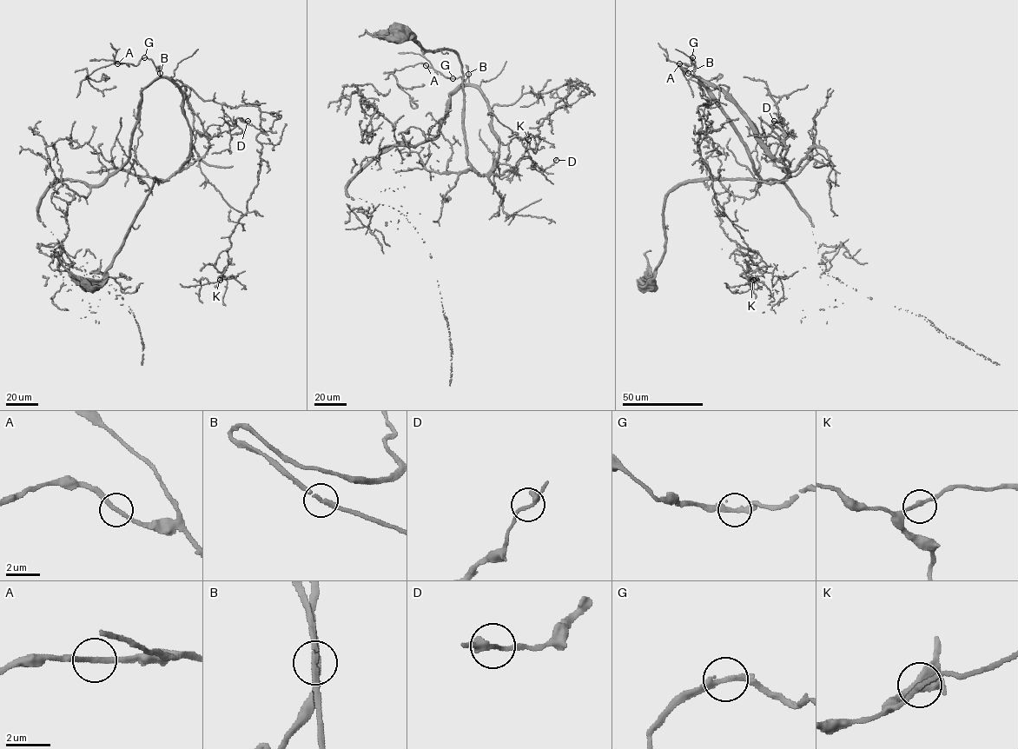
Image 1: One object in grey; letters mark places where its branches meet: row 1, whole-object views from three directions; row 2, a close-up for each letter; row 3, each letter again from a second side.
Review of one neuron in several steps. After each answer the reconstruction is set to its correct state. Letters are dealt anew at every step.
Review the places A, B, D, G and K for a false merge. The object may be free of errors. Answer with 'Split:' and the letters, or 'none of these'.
Split: none of these

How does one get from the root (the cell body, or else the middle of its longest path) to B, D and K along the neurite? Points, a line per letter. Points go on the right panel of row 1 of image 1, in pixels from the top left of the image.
B: (648, 286), (664, 251), (664, 202), (670, 192), (708, 179), (774, 182), (789, 175), (737, 106), (688, 73)
D: (648, 286), (664, 251), (670, 192), (708, 179), (788, 176), (783, 133), (770, 125), (783, 119), (774, 121)
K: (648, 286), (670, 192), (789, 175), (718, 84), (698, 106), (697, 153), (766, 264), (753, 280)

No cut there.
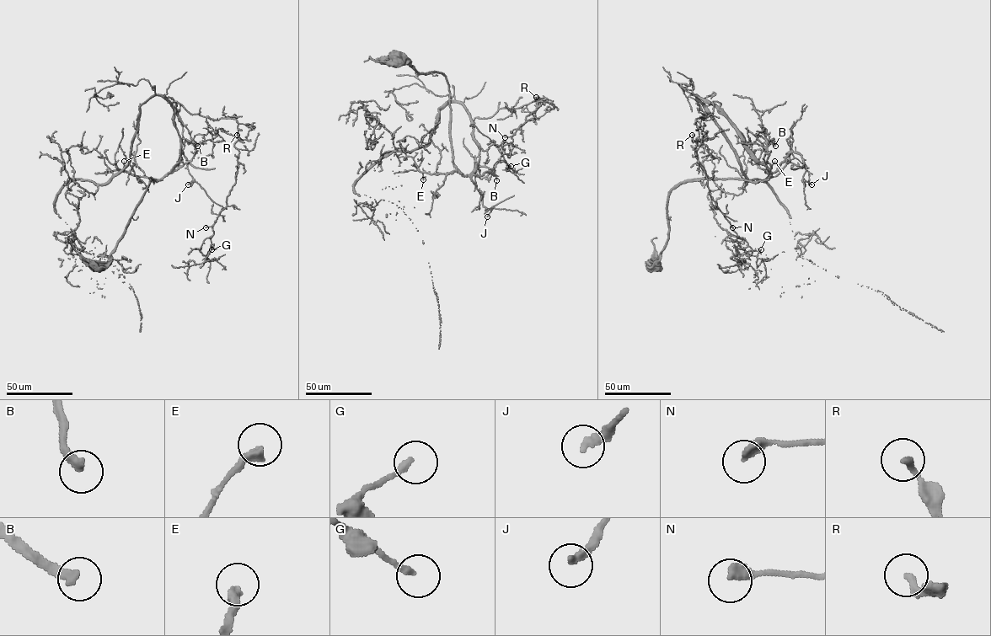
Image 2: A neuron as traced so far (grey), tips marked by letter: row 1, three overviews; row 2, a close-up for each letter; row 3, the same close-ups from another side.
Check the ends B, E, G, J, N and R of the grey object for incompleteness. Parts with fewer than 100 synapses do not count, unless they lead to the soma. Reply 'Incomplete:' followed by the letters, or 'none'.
Incomplete: B

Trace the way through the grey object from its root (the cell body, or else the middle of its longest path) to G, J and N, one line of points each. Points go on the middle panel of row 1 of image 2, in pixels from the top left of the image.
G: (397, 60), (446, 77), (452, 163), (465, 175), (479, 161), (474, 120), (538, 100), (498, 147), (511, 166)
J: (397, 60), (420, 72), (440, 72), (446, 77), (452, 163), (476, 185), (486, 211), (492, 208), (487, 216)
N: (397, 60), (446, 77), (452, 163), (463, 174), (479, 161), (470, 125), (476, 117), (538, 100), (505, 137)

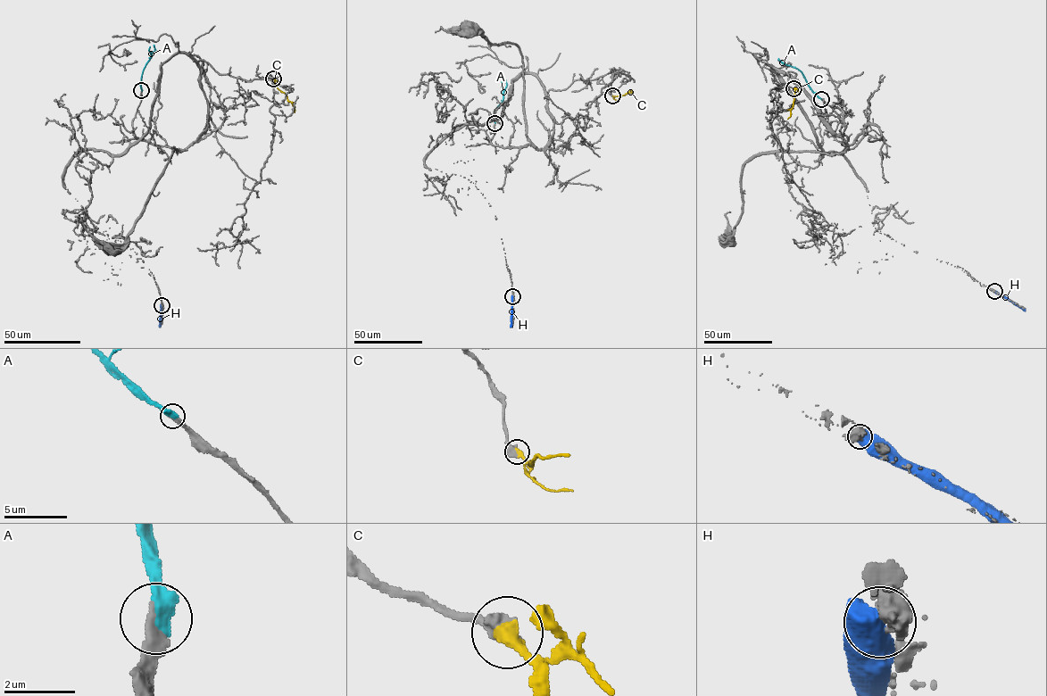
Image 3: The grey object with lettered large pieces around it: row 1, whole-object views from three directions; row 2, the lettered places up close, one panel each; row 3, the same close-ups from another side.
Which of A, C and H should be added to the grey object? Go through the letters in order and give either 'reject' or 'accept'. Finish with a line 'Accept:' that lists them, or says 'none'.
A: accept
C: accept
H: reject
Accept: A, C

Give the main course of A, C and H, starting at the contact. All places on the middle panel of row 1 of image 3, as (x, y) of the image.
A: (494, 123), (494, 111), (502, 103), (506, 80)
C: (612, 95), (624, 95), (631, 89)
H: (512, 296), (511, 327)

